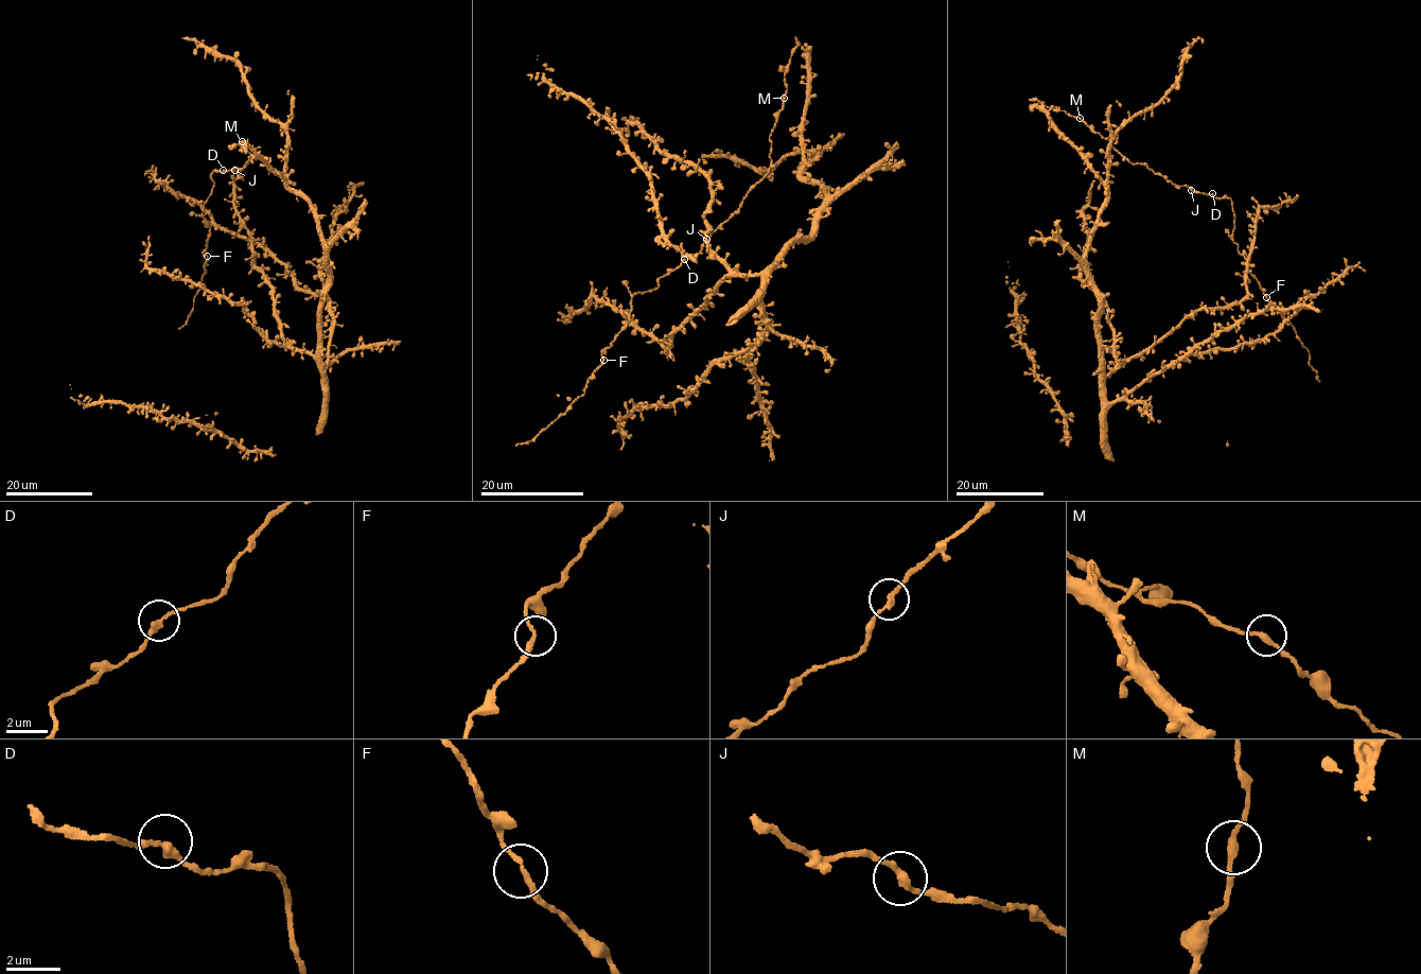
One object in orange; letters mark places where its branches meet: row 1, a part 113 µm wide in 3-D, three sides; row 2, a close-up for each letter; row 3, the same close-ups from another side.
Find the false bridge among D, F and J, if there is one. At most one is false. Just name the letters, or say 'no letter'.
no letter

